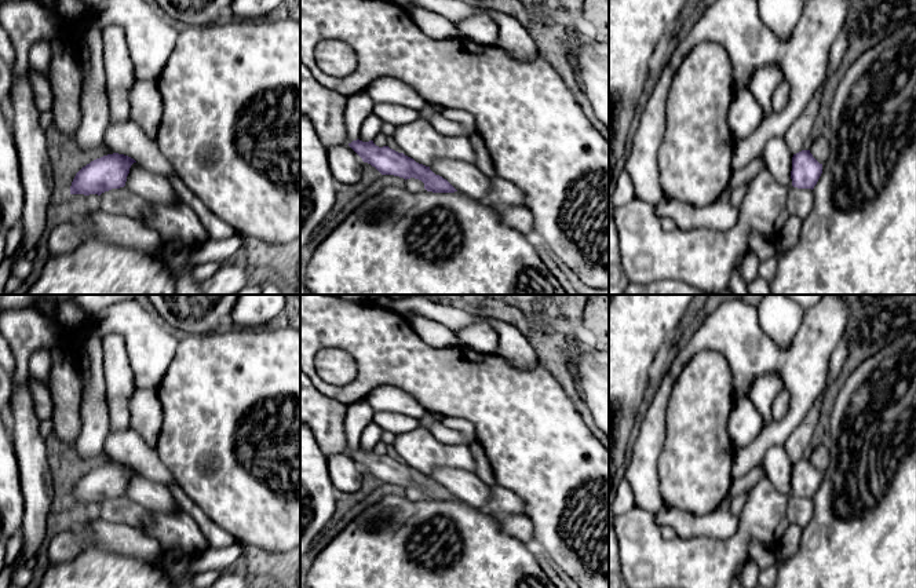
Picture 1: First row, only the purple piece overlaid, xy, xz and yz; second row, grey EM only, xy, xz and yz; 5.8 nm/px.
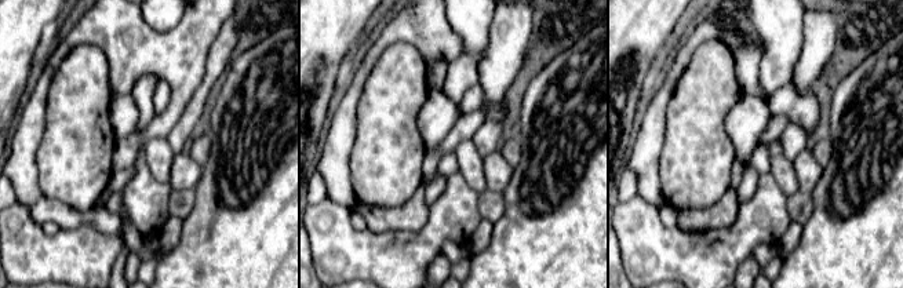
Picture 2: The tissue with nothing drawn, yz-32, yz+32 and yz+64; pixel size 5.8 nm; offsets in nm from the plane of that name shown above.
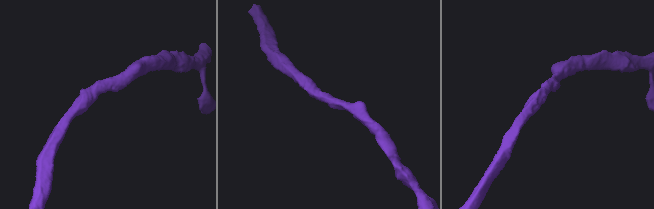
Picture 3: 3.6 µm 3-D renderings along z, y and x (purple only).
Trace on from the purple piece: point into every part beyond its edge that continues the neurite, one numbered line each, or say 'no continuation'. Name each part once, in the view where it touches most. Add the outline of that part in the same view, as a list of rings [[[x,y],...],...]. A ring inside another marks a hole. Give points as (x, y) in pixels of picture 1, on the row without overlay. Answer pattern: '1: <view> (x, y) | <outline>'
no continuation

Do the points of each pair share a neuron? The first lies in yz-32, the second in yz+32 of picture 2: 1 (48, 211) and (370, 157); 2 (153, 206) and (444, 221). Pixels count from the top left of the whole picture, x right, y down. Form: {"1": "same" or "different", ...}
{"1": "different", "2": "same"}

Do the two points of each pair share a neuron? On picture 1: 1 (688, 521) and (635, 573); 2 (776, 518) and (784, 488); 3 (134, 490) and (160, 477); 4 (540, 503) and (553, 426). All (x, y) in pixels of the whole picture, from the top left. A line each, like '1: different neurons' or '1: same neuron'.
1: different neurons
2: different neurons
3: different neurons
4: same neuron

